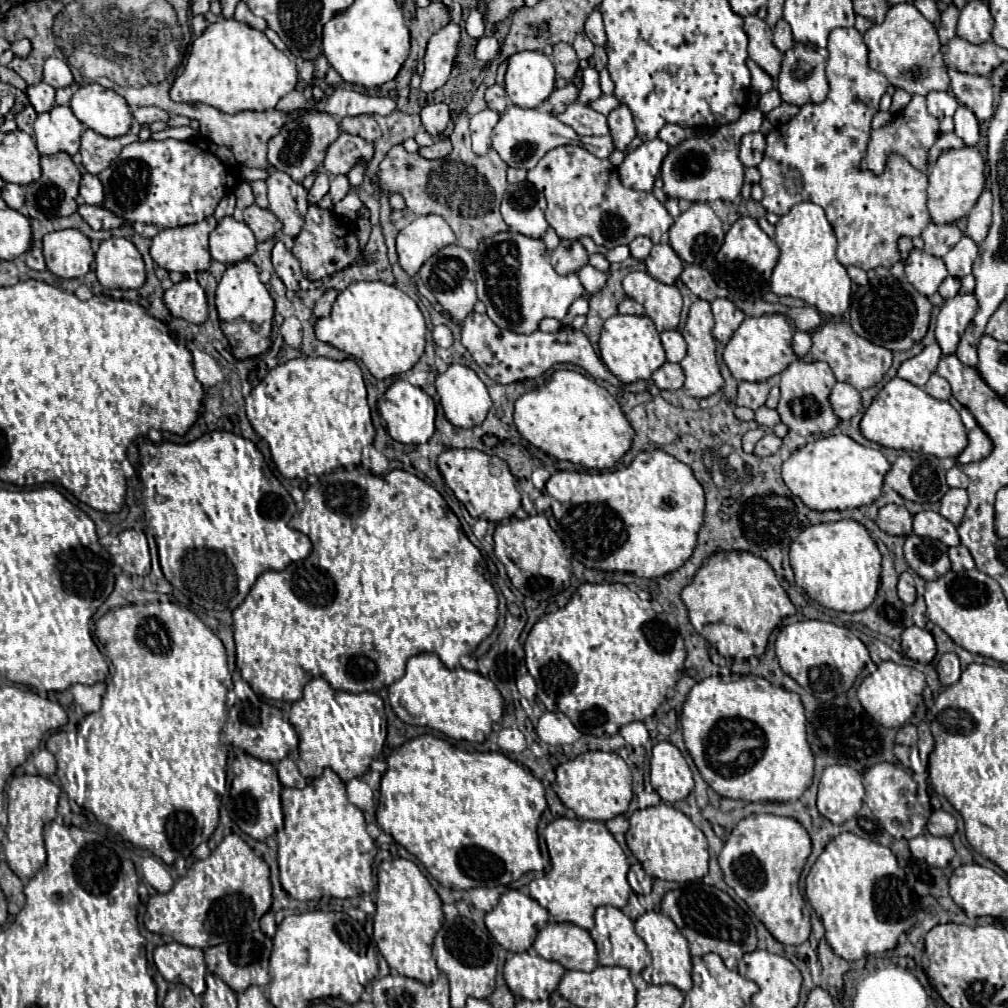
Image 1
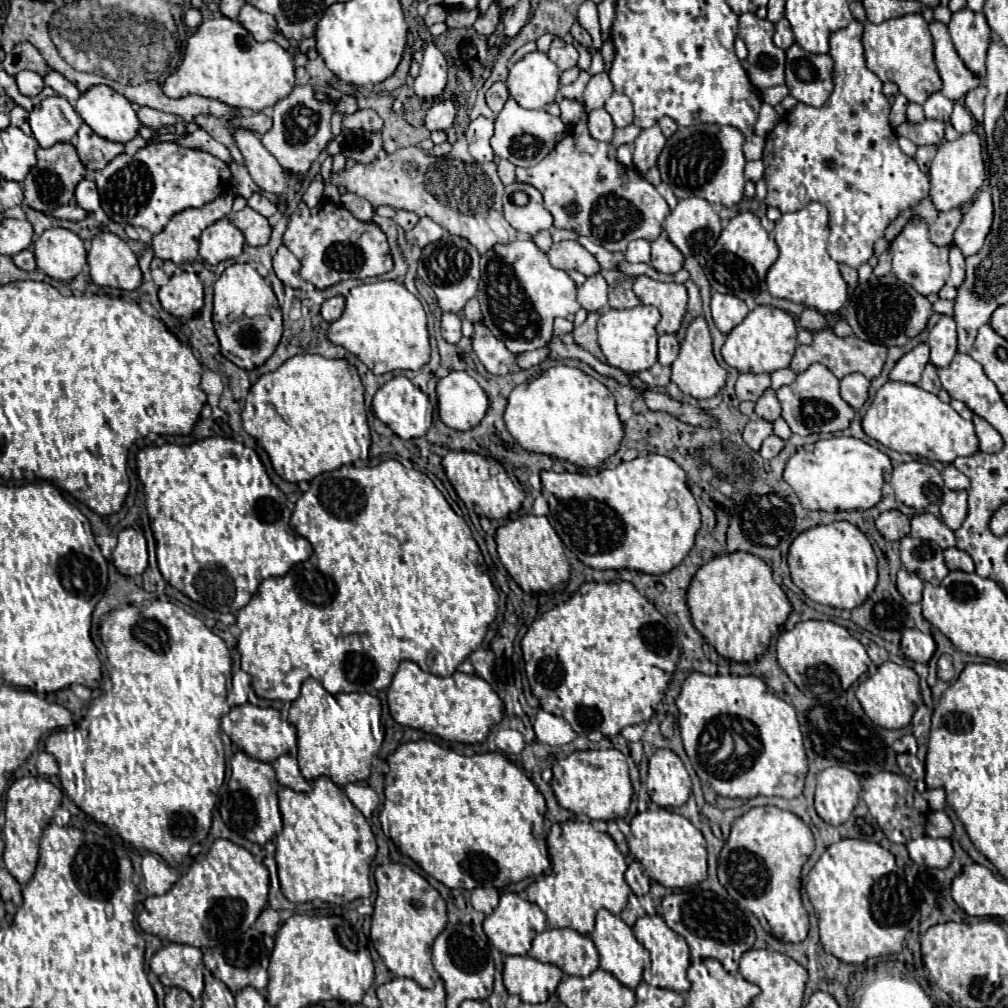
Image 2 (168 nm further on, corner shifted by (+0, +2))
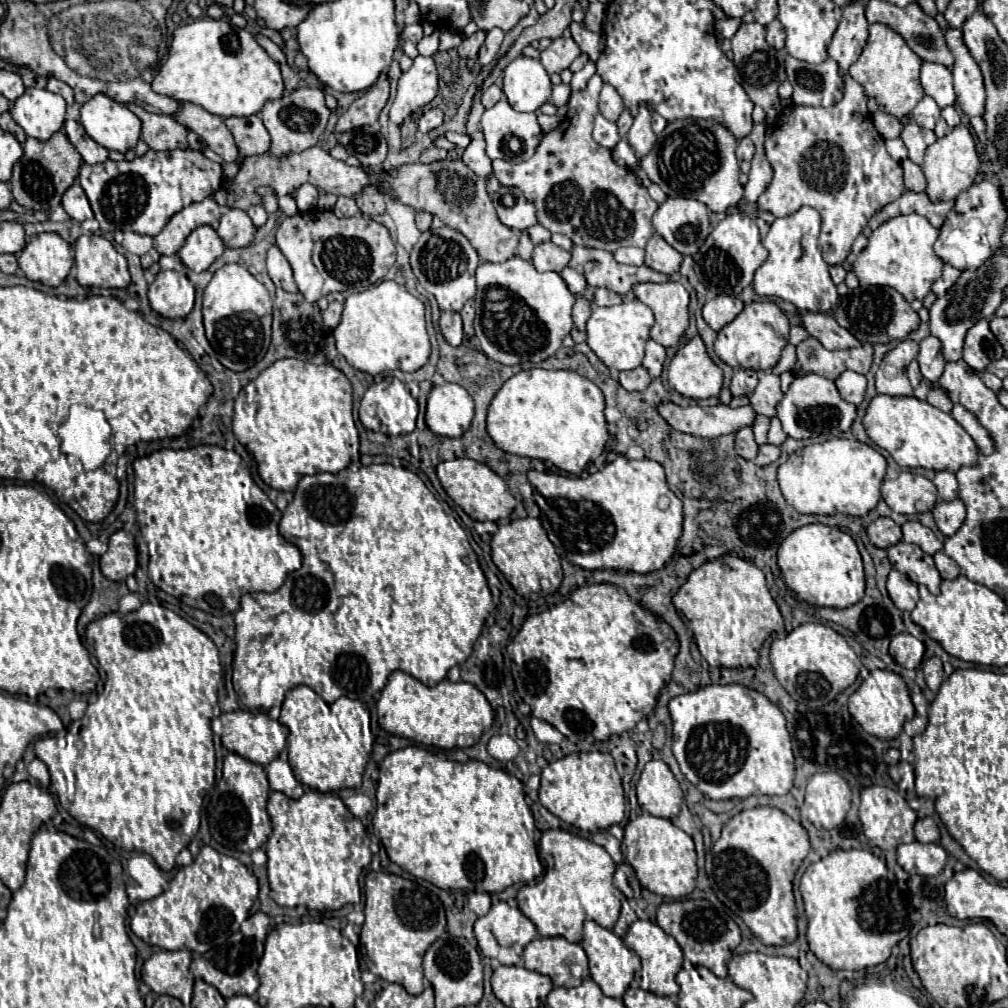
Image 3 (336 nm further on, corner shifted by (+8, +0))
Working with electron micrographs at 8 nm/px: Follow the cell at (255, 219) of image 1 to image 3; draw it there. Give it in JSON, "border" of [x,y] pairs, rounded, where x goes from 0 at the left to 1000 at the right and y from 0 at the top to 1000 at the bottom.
{"border":[[[223,207],[215,225],[215,233],[227,247],[245,245],[251,239],[253,229],[255,225],[249,221],[247,213],[237,207]]]}

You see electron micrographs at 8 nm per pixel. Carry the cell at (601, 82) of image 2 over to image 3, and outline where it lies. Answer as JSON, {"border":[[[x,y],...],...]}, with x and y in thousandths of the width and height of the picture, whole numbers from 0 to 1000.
{"border":[[[588,74],[578,90],[566,94],[563,116],[553,128],[539,134],[531,154],[519,162],[491,158],[489,174],[497,184],[517,188],[531,201],[533,219],[547,231],[559,231],[570,243],[610,251],[618,243],[640,245],[642,237],[650,231],[646,213],[652,209],[652,201],[632,180],[630,170],[614,166],[606,158],[606,150],[590,142],[586,134],[596,86],[596,76]]]}

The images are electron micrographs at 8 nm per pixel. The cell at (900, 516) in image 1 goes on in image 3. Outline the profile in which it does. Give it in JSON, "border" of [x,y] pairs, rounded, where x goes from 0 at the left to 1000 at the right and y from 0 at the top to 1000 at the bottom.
{"border":[[[872,513],[860,523],[860,531],[868,543],[882,545],[884,541],[894,537],[894,523],[882,513]]]}

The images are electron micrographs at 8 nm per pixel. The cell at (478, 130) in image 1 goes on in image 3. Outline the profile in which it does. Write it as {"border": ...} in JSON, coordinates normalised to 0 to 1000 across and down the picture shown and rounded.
{"border":[[[469,138],[467,144],[459,152],[459,162],[477,178],[485,178],[487,174],[487,158],[481,152],[481,140]]]}

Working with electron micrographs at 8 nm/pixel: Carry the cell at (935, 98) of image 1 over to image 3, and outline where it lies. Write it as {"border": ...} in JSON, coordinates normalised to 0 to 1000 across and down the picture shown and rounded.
{"border":[[[916,96],[910,106],[906,108],[906,120],[916,126],[916,128],[926,128],[932,114],[934,114],[934,108],[930,106],[930,102],[924,98],[924,96]]]}

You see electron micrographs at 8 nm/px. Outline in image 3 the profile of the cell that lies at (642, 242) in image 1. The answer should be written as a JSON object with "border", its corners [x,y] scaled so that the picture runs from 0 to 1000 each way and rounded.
{"border":[[[614,245],[610,249],[610,259],[620,261],[620,263],[638,263],[640,257],[640,247],[634,245]]]}

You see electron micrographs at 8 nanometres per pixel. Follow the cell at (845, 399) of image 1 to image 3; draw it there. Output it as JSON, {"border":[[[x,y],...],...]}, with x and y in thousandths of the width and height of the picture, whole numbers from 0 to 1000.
{"border":[[[840,366],[828,376],[828,382],[830,382],[830,386],[832,386],[832,390],[834,390],[834,394],[838,398],[852,402],[856,398],[856,394],[858,394],[860,376],[858,376],[858,372]]]}

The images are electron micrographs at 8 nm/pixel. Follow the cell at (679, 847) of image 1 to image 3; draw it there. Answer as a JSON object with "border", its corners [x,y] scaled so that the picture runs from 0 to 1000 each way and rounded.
{"border":[[[638,807],[632,813],[624,814],[620,818],[616,844],[620,848],[620,854],[630,862],[634,876],[646,886],[664,892],[676,892],[689,882],[691,848],[689,848],[688,832],[680,824],[670,820],[664,813]]]}

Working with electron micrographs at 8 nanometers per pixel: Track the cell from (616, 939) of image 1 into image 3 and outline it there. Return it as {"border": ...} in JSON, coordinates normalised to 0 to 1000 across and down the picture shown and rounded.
{"border":[[[582,914],[578,918],[578,934],[576,939],[580,941],[582,949],[584,949],[584,963],[586,963],[586,971],[596,979],[596,983],[602,989],[608,991],[616,991],[620,981],[624,979],[624,975],[630,969],[630,963],[636,961],[636,953],[630,947],[630,943],[624,943],[618,934],[604,922],[594,920],[590,914]]]}

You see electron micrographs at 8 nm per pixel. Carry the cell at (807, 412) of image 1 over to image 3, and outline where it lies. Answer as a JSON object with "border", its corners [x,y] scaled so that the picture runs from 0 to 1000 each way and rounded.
{"border":[[[805,370],[805,372],[789,374],[777,398],[771,402],[771,414],[777,422],[777,428],[787,436],[803,436],[814,432],[830,434],[844,424],[844,420],[850,414],[850,404],[834,396],[826,378]]]}

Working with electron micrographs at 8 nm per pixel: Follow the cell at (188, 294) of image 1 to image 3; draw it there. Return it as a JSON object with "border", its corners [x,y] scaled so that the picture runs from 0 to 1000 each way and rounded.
{"border":[[[160,267],[148,283],[148,301],[162,314],[178,316],[191,307],[193,287],[189,279],[176,269]]]}

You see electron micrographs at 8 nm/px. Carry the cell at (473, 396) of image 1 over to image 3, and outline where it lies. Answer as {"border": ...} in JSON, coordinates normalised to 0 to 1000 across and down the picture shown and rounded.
{"border":[[[441,380],[430,384],[424,396],[422,420],[424,424],[439,434],[457,434],[469,416],[469,396],[467,392],[451,382]]]}

